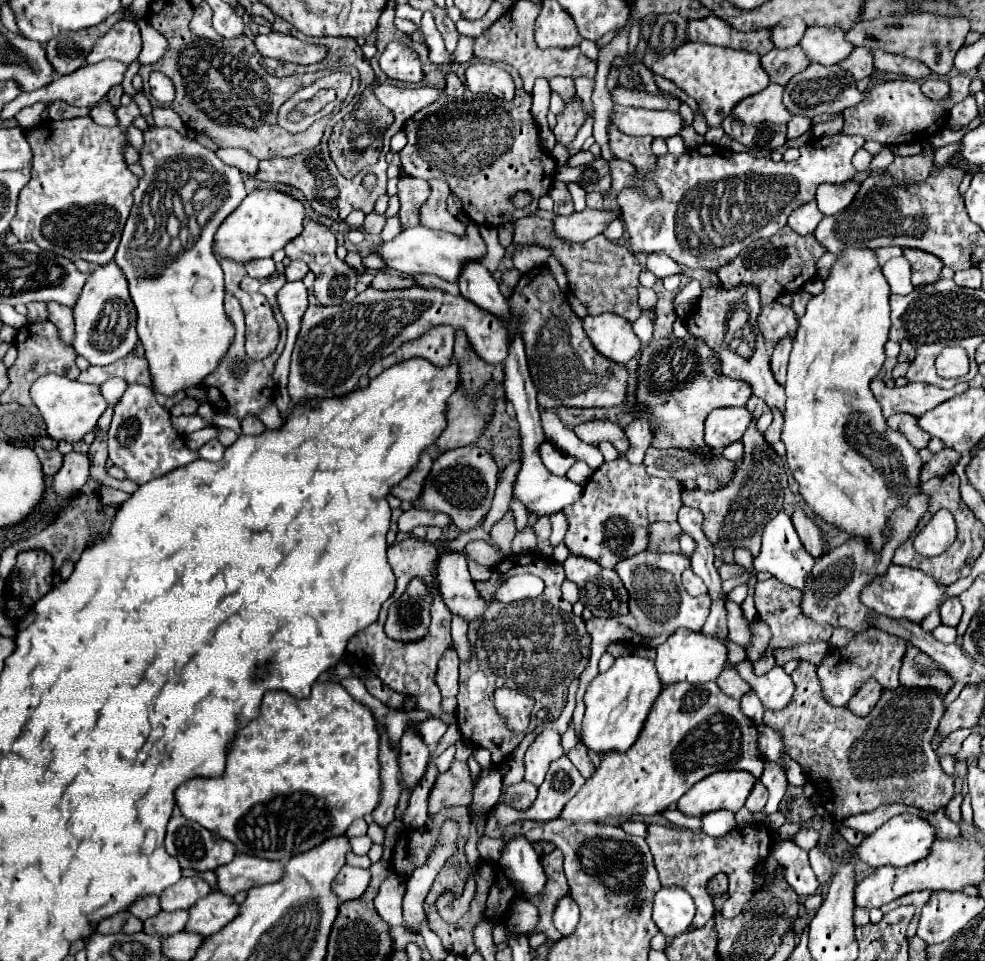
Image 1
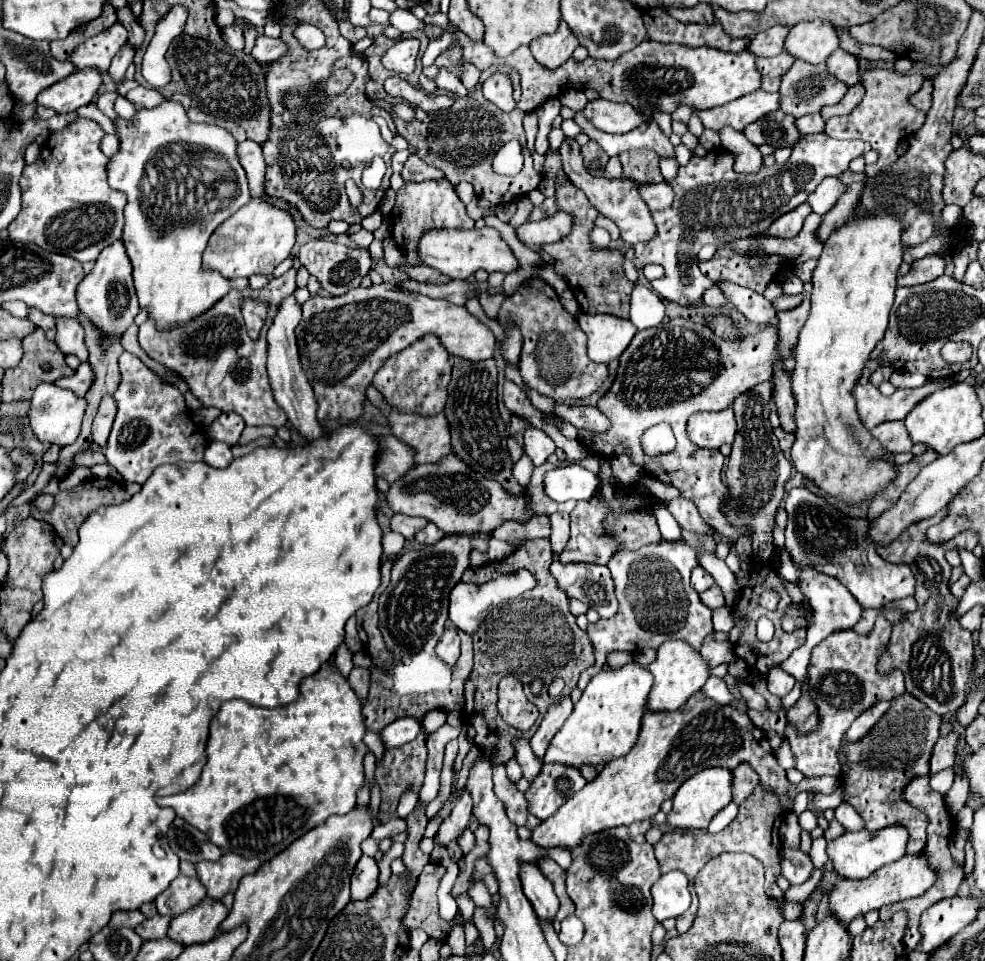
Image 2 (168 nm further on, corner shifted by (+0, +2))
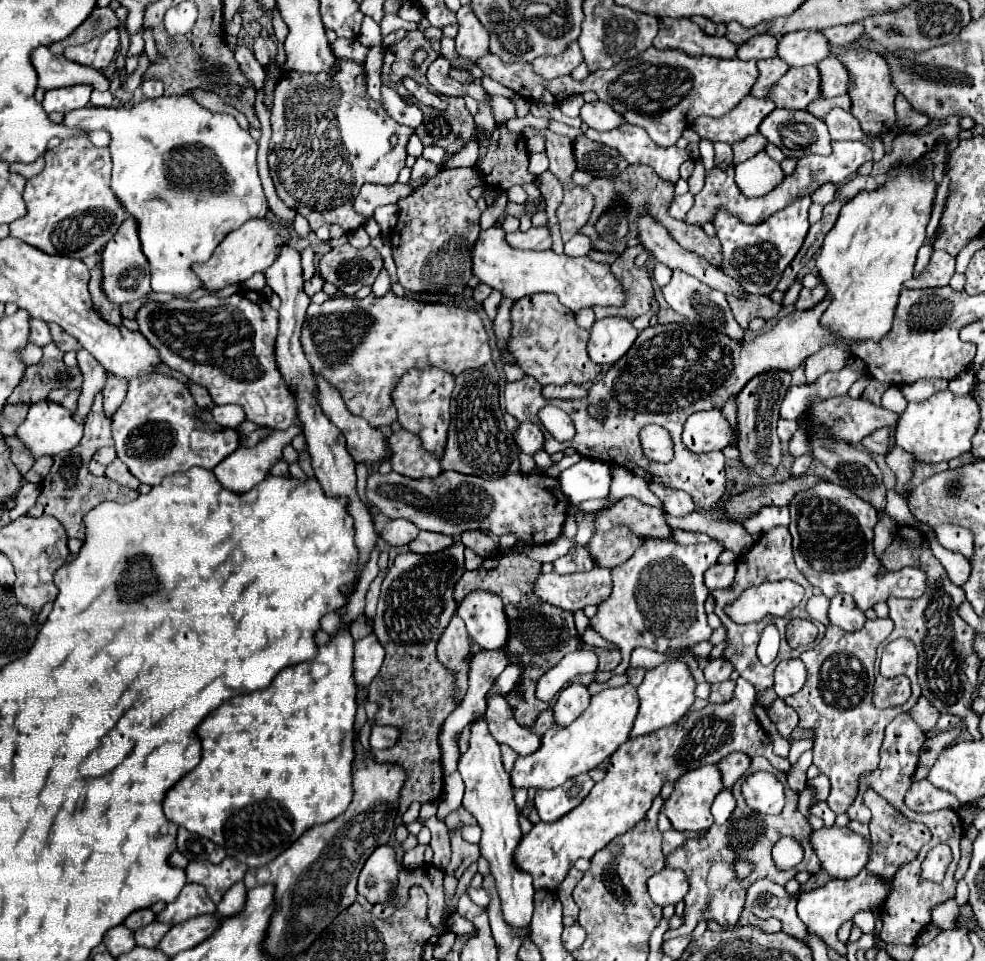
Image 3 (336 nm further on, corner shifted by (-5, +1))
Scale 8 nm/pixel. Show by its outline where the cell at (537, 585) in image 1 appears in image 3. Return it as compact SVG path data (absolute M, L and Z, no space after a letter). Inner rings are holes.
M479 589L469 593L457 607L471 639L483 649L501 649L507 643L509 627L497 593Z

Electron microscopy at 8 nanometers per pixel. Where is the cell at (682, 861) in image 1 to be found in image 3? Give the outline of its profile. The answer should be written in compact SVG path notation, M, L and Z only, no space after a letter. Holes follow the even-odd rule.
M777 773L779 781L785 785L785 807L781 811L781 815L775 815L775 817L765 817L765 815L755 815L743 795L741 795L741 787L735 787L733 789L733 795L737 799L737 809L731 817L729 823L725 825L713 825L705 837L699 837L699 839L687 839L679 849L675 849L671 855L665 857L665 867L669 869L681 869L685 871L687 879L689 879L689 893L685 897L685 913L683 913L683 925L677 929L679 935L689 935L699 917L705 915L707 919L715 917L715 921L723 927L733 927L741 915L741 909L743 909L743 903L745 903L745 893L747 893L747 887L757 881L757 879L765 879L769 877L773 883L779 883L779 885L785 885L789 879L793 879L793 875L797 871L809 871L809 873L817 873L821 869L821 863L817 861L817 855L813 853L813 845L809 843L809 835L813 833L809 821L797 811L797 795L789 789L787 781L785 781L785 775L783 773ZM781 837L795 837L795 839L805 839L805 857L803 861L793 867L793 869L787 869L787 871L781 871L777 869L777 865L773 863L773 855L771 855L771 849L775 847L775 843L781 839ZM735 857L745 857L747 861L753 861L755 863L755 871L751 873L751 877L743 879L743 881L737 881L735 877L735 871L733 871L733 859Z

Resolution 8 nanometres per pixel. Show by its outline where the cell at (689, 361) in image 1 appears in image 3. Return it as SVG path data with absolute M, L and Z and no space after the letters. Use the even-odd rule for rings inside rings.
M823 299L819 305L815 305L813 309L807 311L793 311L781 319L777 319L777 323L773 323L767 331L761 331L753 341L733 341L731 337L725 337L723 333L717 333L715 329L705 329L703 325L697 323L669 323L669 325L653 325L647 327L639 333L639 337L633 343L633 349L629 349L629 353L625 353L625 357L621 357L621 361L613 363L613 367L607 371L607 375L603 379L599 379L591 391L587 393L587 399L583 401L561 401L561 399L545 399L541 393L541 385L537 385L537 381L533 381L533 377L523 377L521 381L515 383L507 383L505 387L505 405L507 405L507 413L513 415L517 421L533 421L537 425L541 425L537 413L541 407L545 407L547 403L557 405L559 409L563 409L577 433L569 443L561 443L557 441L545 427L541 427L541 431L545 433L545 451L547 453L557 453L557 451L565 451L567 447L573 447L581 457L587 459L597 459L597 461L605 461L605 463L615 463L621 465L629 471L633 471L639 477L645 477L645 481L657 481L657 483L665 483L667 487L673 489L681 489L685 493L689 493L695 501L697 507L701 509L713 509L715 505L721 503L725 491L727 491L727 477L725 477L725 457L721 451L715 453L705 453L705 455L695 455L693 451L685 449L685 443L681 441L681 429L685 425L685 417L689 417L691 413L697 411L709 411L709 409L721 409L725 407L725 401L729 401L729 397L735 397L735 393L739 393L749 381L751 377L757 377L757 373L767 373L769 369L777 369L777 371L795 371L809 355L817 353L825 343L831 341L831 335L827 329L821 327L819 319L823 315L823 311L827 309L829 299ZM595 403L607 403L607 415L605 419L595 419L587 413L587 405L595 405ZM647 423L655 423L665 427L675 443L675 457L671 463L653 463L649 459L643 457L641 447L639 447L639 429Z

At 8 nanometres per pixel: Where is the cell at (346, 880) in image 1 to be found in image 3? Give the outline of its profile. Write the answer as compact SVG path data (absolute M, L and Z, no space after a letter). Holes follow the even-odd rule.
M389 845L377 847L361 869L357 893L371 903L385 901L397 881L401 865L395 861L395 851Z

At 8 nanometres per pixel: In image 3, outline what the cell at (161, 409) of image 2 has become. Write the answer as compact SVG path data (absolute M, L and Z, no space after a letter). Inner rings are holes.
M167 375L133 377L127 397L113 417L111 429L117 457L135 479L147 485L159 485L165 475L191 467L213 469L241 445L235 429L217 425L207 409L195 405L187 387Z

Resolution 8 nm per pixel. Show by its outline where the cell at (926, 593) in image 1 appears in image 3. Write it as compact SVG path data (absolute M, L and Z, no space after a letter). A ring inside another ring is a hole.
M817 483L793 497L789 503L791 525L789 533L793 537L793 555L799 571L807 577L813 587L819 587L825 597L833 597L837 593L849 593L861 611L867 611L879 601L887 601L889 597L907 597L917 599L925 591L925 573L921 569L901 569L897 573L887 571L879 565L879 559L873 553L873 527L879 521L877 509L867 501L861 501L855 493L849 493L845 487L835 483Z

